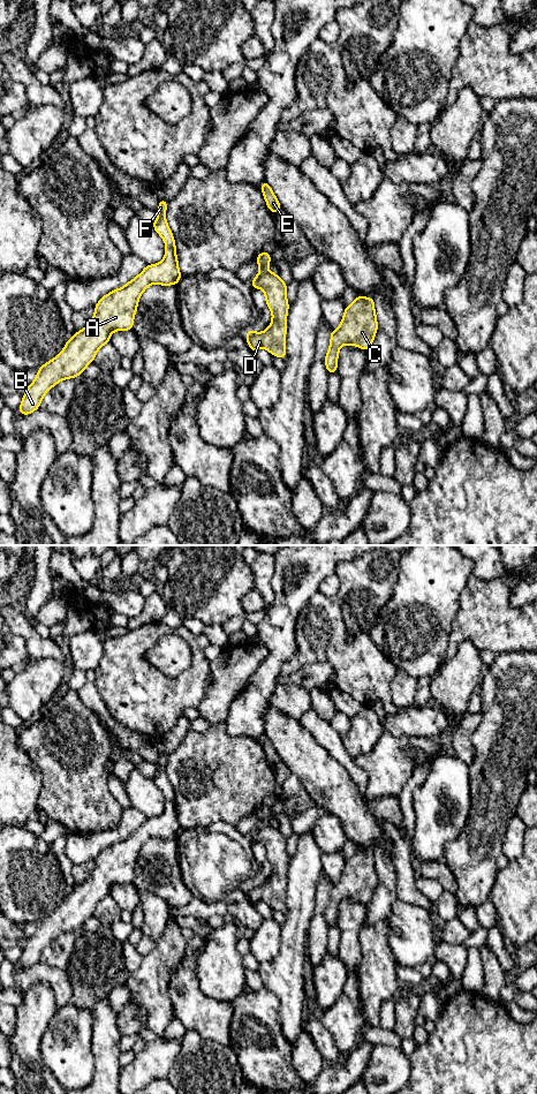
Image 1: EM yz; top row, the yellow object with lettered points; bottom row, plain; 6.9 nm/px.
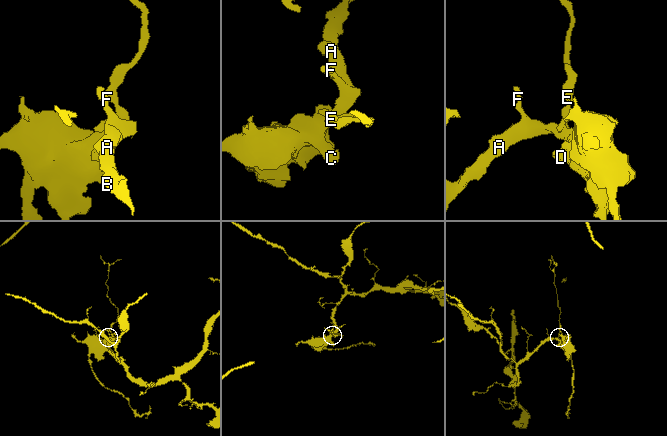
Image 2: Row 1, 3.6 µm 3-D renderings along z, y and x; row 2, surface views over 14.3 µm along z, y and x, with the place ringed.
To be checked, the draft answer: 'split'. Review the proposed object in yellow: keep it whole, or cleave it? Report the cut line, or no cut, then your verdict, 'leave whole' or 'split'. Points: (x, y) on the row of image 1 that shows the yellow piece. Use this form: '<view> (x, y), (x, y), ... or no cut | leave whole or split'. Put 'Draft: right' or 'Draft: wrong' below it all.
yz (265, 269), (261, 271) | split
Draft: right

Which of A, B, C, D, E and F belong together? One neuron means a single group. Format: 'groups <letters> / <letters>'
groups A B C D F / E

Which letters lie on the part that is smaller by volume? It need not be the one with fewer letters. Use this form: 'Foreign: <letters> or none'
Foreign: E

